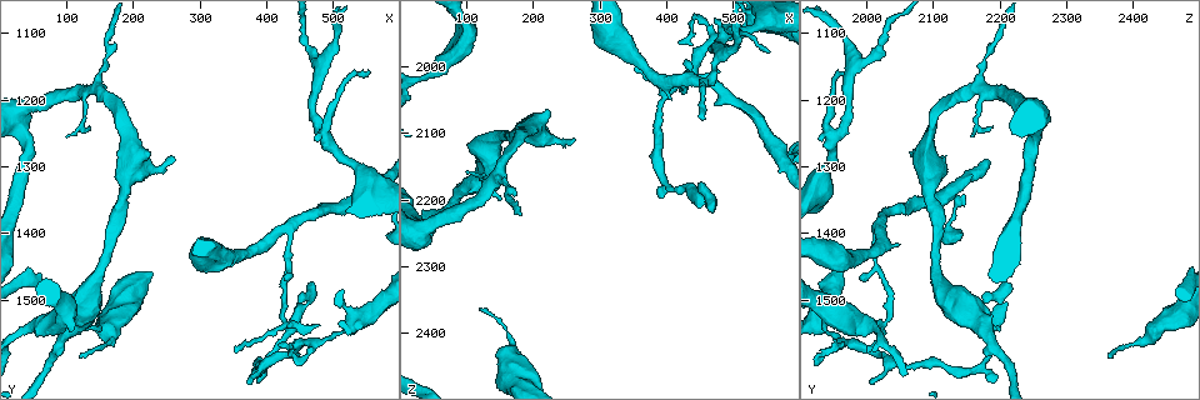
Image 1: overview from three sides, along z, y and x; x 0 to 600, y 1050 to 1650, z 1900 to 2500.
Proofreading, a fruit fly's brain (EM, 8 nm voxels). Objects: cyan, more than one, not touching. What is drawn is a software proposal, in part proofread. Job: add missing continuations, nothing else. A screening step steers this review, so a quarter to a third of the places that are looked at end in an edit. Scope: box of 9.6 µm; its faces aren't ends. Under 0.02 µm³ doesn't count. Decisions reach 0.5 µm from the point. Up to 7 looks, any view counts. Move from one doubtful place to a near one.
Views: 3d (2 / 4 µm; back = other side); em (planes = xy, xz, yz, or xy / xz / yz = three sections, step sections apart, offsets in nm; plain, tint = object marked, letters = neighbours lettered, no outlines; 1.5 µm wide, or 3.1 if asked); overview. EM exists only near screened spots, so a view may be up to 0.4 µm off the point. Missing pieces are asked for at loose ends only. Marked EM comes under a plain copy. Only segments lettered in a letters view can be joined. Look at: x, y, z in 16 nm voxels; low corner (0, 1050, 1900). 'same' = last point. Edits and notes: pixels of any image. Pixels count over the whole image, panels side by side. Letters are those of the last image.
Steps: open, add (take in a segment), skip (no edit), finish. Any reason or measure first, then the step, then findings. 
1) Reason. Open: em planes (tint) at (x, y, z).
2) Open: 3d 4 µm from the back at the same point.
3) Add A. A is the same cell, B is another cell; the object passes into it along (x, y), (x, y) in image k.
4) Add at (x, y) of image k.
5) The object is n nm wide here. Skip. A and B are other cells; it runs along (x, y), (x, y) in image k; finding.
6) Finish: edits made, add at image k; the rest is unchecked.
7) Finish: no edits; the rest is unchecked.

Branch stops here. Open: em xz step 8 (letters) at (150, 1540, 2205).

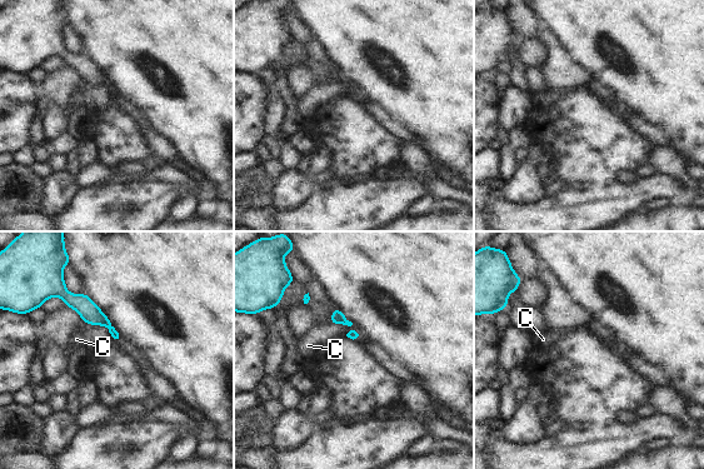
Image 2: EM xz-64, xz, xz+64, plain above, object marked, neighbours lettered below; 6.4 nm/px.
Open: em planes (letters) at the same point.

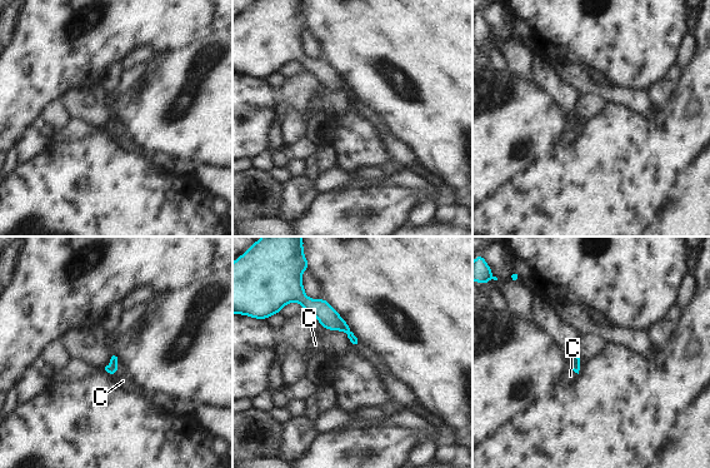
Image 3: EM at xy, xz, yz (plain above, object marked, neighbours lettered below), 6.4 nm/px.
Skip. C is another cell; a border runs along (118, 369), (111, 374) in image 3; none of them fits.

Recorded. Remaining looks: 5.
Branch stops here. Open: em planes (letters) at (475, 1470, 2215).

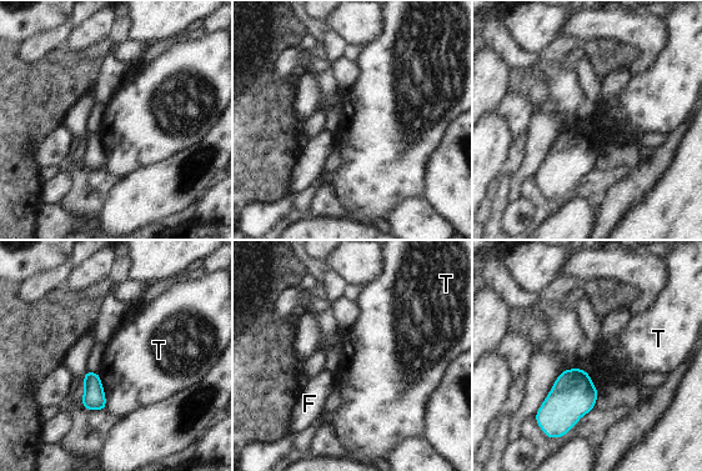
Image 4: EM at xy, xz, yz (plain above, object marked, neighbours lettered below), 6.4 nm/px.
The longest contact is with T, 240 nm. Skip. F and T are other cells; none of them fits.

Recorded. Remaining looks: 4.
Branch stops here. Open: 3d 4 µm at (355, 1575, 2005).

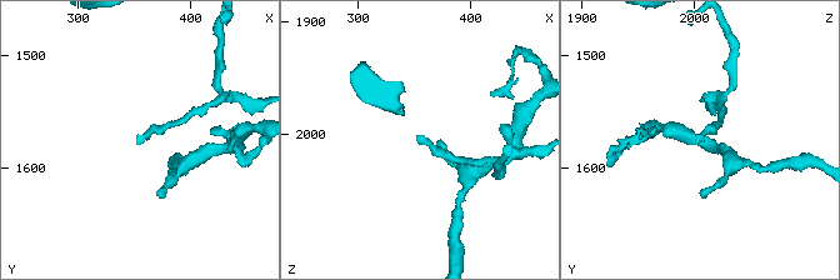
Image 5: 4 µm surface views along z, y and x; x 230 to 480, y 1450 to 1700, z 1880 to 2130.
Need the tissue. Open: em planes (letters) at (354, 1574, 2000).

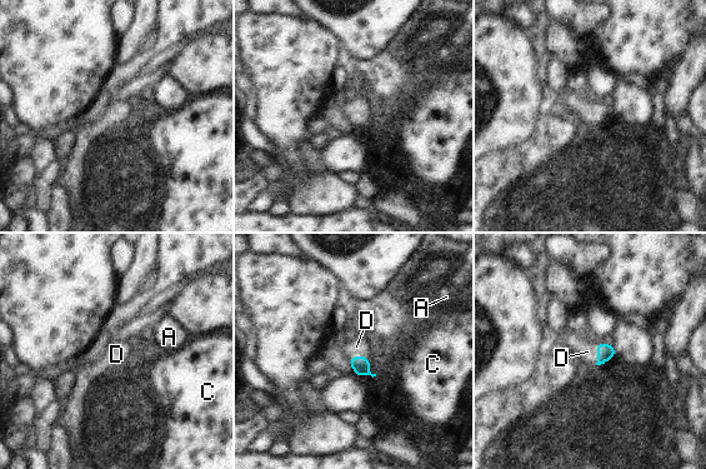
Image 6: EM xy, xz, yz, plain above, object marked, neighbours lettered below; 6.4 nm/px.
Add D. D is the same cell, A and C are other cells; the object passes into it along (605, 352), (597, 354), (587, 352) in image 6; the neuron continues.

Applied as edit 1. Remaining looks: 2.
Finish: edits made, add at image 6; the rest is unchecked.

